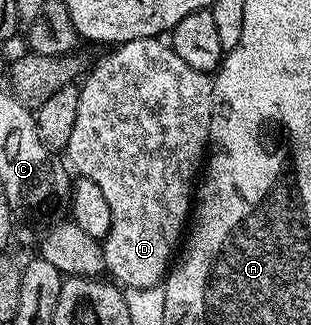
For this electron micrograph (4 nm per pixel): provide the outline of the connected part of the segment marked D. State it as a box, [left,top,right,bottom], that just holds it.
[64,38,214,290]

